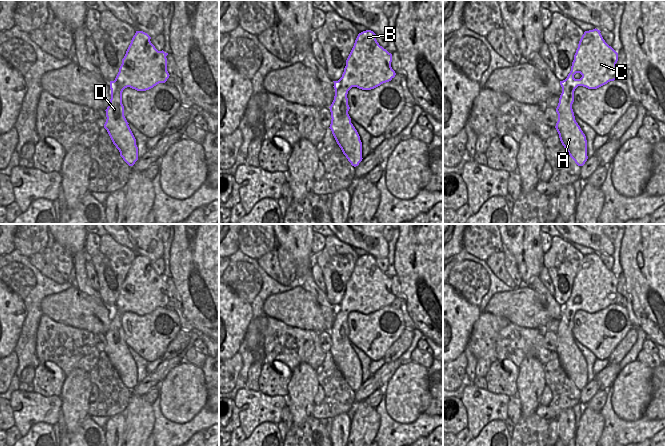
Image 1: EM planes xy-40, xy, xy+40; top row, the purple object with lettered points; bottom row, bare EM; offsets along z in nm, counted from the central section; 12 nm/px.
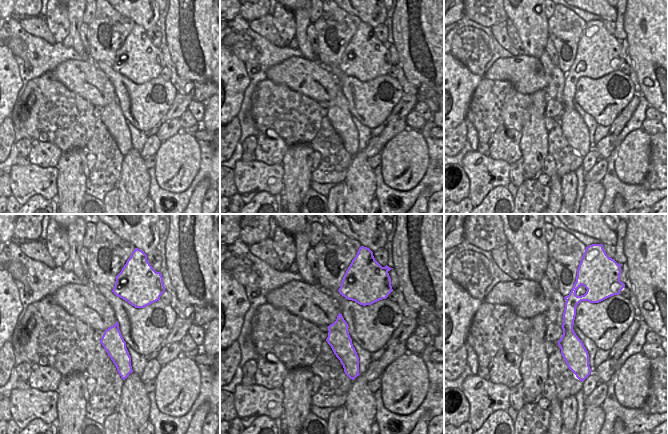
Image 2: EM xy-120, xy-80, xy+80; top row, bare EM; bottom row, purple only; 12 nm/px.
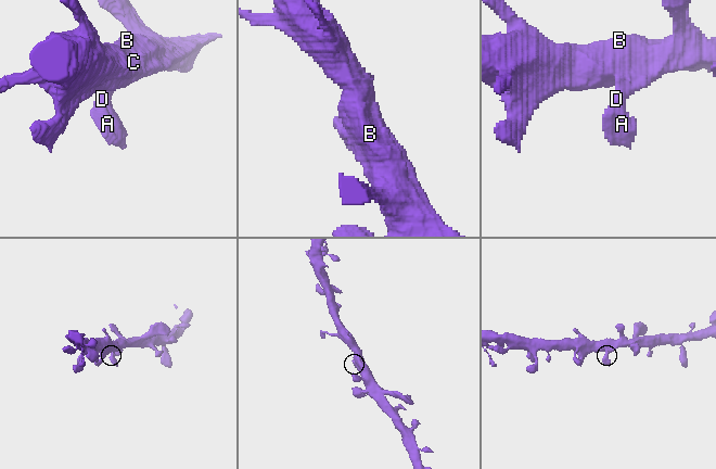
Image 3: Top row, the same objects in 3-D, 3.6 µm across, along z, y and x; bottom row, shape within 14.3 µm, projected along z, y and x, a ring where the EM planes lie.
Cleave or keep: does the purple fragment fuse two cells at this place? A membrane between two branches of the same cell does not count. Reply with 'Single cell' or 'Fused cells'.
Single cell.

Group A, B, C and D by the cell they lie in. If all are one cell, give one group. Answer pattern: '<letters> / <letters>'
A B C D

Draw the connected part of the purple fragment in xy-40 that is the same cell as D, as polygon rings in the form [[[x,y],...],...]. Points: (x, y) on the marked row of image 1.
[[[136,31],[115,80],[110,81],[111,99],[105,110],[107,119],[104,128],[129,166],[138,160],[138,147],[124,116],[122,92],[127,87],[146,91],[165,83],[170,76],[167,71],[168,53],[158,51],[150,39],[147,33]]]

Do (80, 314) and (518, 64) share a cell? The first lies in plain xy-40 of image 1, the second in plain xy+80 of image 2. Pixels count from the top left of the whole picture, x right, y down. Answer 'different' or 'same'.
same

